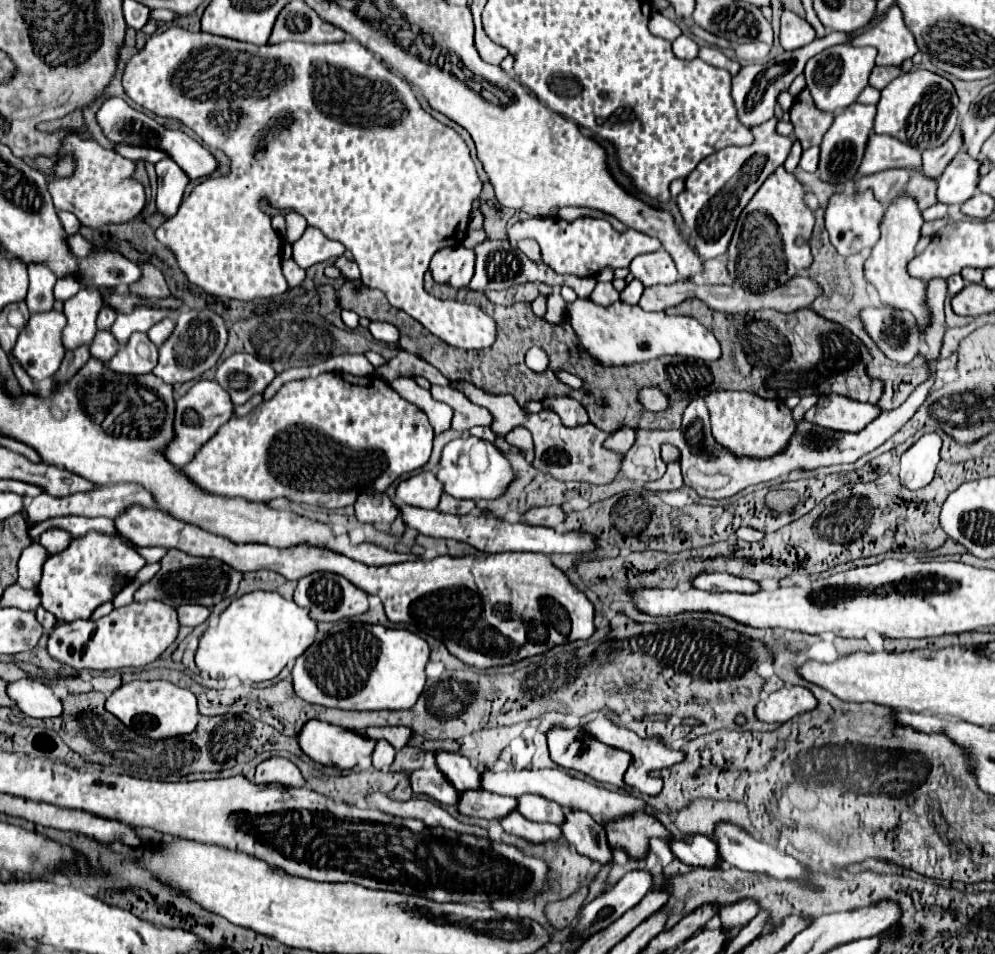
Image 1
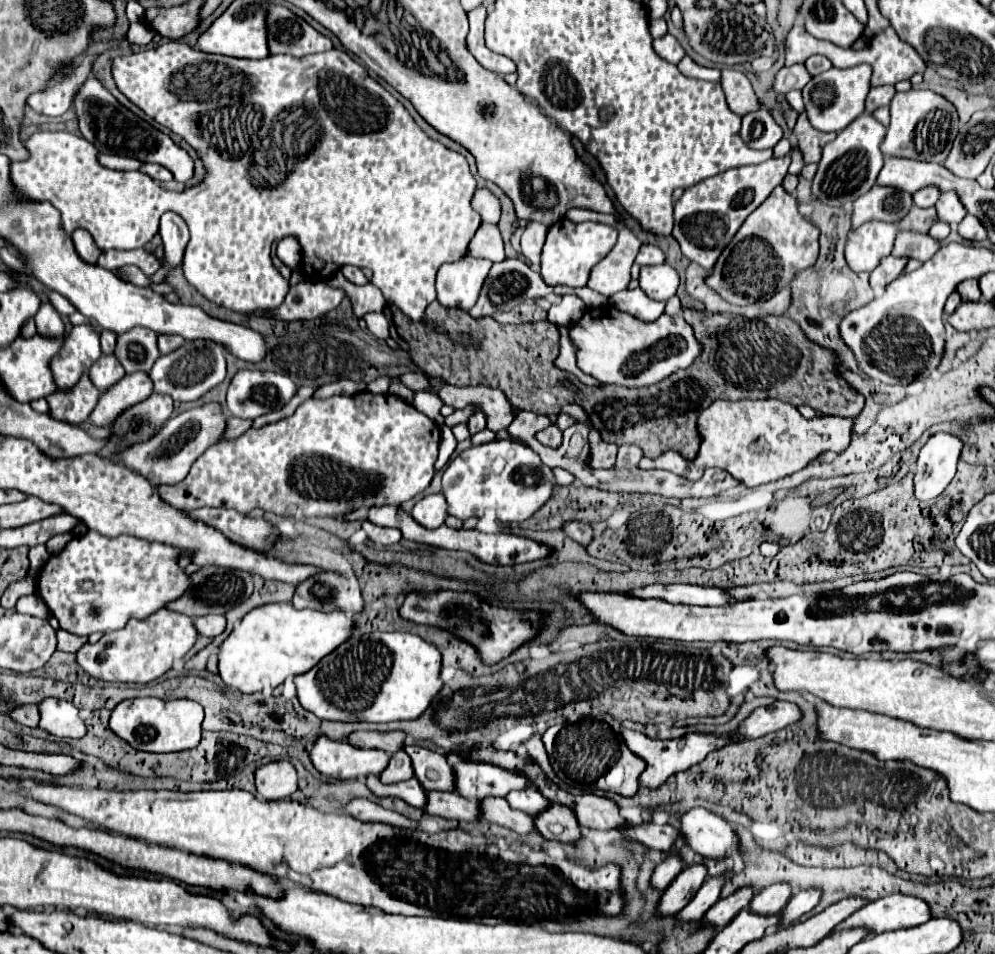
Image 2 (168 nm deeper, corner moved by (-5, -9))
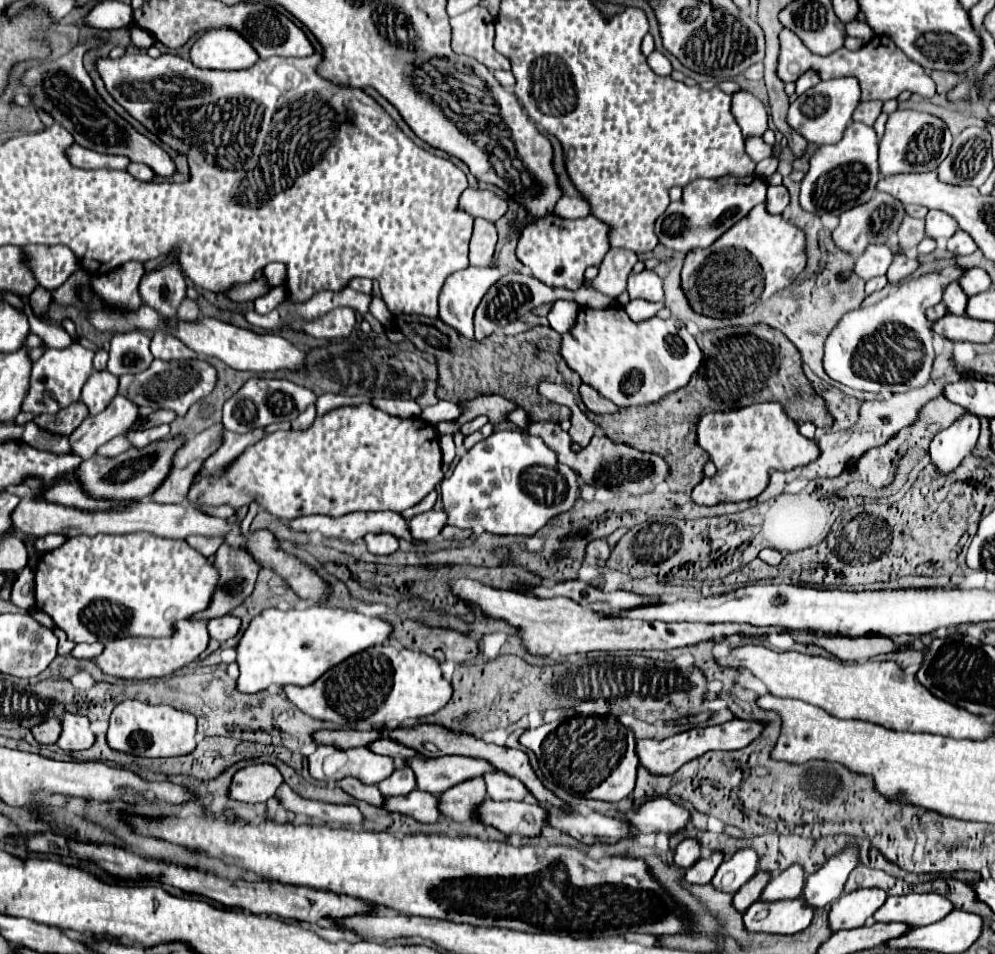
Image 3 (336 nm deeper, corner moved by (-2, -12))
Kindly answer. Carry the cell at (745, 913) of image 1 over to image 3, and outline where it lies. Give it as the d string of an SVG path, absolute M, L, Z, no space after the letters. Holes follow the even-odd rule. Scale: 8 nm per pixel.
M791 866L785 872L781 872L779 876L775 876L765 890L761 892L761 900L763 902L775 902L775 900L795 900L801 898L803 892L803 868L801 866Z

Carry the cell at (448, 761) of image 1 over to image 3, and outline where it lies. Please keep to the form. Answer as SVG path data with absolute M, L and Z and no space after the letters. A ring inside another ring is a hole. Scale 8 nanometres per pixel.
M381 738L381 740L373 742L373 744L369 746L369 750L373 750L375 754L391 756L391 758L397 760L397 762L405 762L405 760L411 758L411 756L419 756L415 750L411 750L411 748L407 748L407 746L399 744L399 742L395 742L395 740L391 740L391 738L385 738L385 740Z

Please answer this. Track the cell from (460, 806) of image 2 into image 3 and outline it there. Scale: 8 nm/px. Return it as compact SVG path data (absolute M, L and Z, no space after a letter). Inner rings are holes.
M413 790L407 796L387 798L383 808L389 812L407 814L407 816L415 818L417 822L427 822L427 824L435 824L441 818L439 798L429 792L419 792L419 790Z

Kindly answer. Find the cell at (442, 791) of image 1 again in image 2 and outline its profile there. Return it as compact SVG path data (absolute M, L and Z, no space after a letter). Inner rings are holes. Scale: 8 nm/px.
M368 775L366 785L376 797L398 797L418 809L422 809L422 805L426 805L426 791L422 789L422 785L418 785L416 777L412 777L410 781L394 783L394 785L382 785L382 781L376 775Z

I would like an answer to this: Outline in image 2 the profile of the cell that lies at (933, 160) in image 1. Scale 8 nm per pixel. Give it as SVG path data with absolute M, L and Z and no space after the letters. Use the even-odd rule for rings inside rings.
M924 187L918 193L914 193L914 205L918 207L932 207L940 197L940 191L934 187Z

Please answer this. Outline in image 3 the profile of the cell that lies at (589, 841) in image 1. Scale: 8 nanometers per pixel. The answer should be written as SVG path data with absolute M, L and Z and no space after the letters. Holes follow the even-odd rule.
M485 800L477 808L479 822L495 826L503 834L539 836L547 826L547 810L529 802L493 802Z

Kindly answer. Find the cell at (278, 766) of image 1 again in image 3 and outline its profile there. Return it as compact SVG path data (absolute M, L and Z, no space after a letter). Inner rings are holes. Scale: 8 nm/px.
M253 764L241 768L231 782L231 798L243 802L267 802L275 796L283 776L273 764Z

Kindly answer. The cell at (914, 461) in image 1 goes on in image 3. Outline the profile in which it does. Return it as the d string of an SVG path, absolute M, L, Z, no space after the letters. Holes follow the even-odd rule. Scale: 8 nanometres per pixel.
M965 414L947 430L935 434L929 444L931 462L939 474L951 474L957 464L975 448L979 438L979 416Z

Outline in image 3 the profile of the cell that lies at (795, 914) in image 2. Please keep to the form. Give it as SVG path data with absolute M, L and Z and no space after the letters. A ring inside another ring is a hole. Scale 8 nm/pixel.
M849 848L843 854L829 858L819 872L811 874L803 888L803 900L811 908L823 908L841 896L843 884L849 872L859 864L857 848Z

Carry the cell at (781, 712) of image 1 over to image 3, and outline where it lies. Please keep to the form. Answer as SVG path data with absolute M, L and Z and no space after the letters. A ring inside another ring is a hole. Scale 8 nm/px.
M731 720L719 726L707 726L707 728L693 728L681 734L675 734L667 740L637 740L637 756L641 760L641 766L647 768L655 776L667 776L677 772L683 764L687 764L693 758L699 758L701 754L709 750L739 750L747 744L751 744L759 732L763 730L763 724L757 720Z

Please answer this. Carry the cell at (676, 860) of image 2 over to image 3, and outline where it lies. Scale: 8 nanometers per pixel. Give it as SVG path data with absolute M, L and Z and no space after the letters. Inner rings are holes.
M687 838L677 846L673 862L675 862L675 866L683 866L683 870L687 870L697 862L697 858L699 858L699 844L697 844L697 840Z

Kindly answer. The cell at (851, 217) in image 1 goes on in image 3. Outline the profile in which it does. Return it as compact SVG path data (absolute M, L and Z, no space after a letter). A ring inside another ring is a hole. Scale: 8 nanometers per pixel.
M869 244L869 248L855 260L855 274L861 276L863 280L881 276L887 272L891 258L893 254L887 244Z

